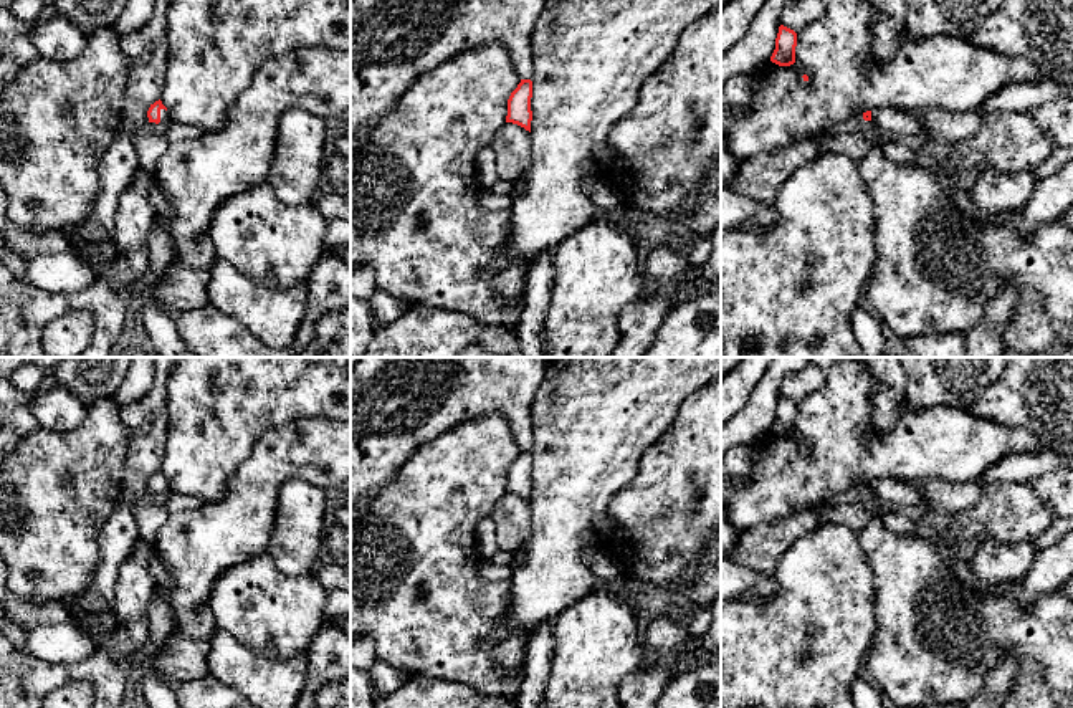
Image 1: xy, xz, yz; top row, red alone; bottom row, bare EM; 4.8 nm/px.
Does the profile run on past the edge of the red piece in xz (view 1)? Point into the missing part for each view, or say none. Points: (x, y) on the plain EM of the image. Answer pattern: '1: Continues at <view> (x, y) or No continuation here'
1: No continuation here

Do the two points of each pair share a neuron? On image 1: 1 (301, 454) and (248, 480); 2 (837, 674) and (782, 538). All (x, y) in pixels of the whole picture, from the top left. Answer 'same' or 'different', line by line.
1: same
2: different

